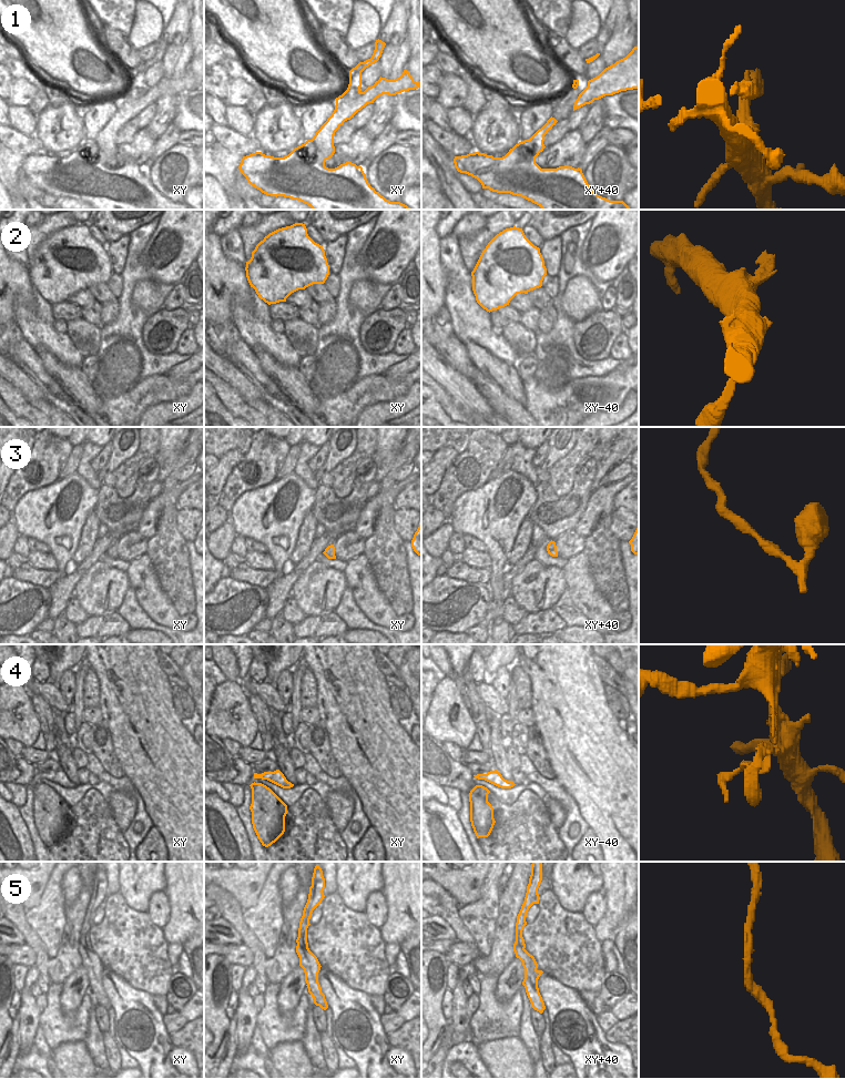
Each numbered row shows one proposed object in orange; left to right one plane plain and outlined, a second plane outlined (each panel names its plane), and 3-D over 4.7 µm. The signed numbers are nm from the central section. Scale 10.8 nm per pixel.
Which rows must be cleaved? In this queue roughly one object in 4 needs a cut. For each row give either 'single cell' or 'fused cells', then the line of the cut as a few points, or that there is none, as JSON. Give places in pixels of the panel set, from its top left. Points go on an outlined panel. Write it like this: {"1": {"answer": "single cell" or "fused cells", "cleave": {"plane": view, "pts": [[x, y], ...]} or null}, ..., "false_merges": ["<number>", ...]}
{"1": {"answer": "single cell", "cleave": null}, "2": {"answer": "single cell", "cleave": null}, "3": {"answer": "single cell", "cleave": null}, "4": {"answer": "single cell", "cleave": null}, "5": {"answer": "single cell", "cleave": null}, "false_merges": []}

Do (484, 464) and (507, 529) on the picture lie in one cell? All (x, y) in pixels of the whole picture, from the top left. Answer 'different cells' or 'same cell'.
different cells

